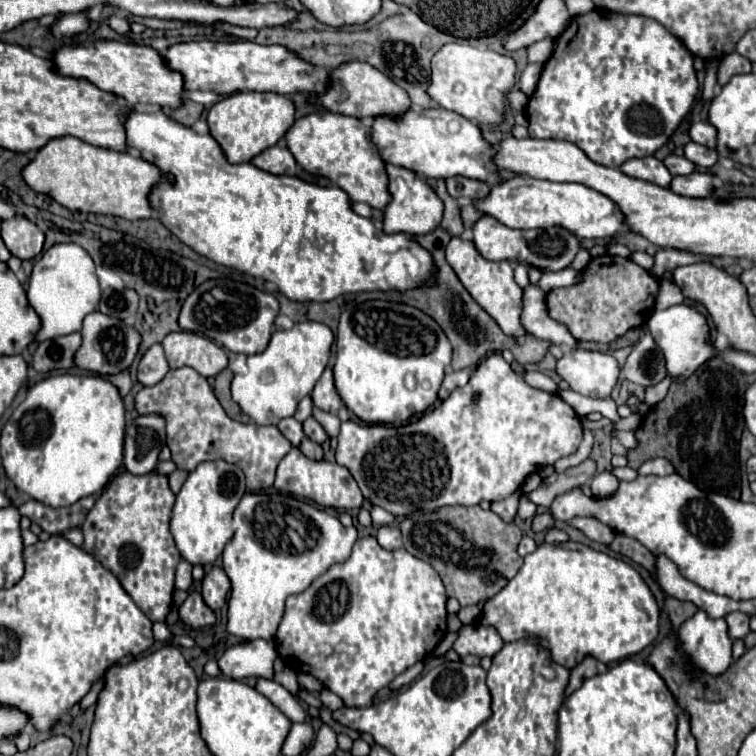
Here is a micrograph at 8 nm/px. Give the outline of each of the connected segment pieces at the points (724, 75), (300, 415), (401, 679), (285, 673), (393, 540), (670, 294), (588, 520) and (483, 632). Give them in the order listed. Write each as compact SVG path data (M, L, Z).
M731 53L717 67L719 85L725 85L737 73L751 73L751 61L739 53Z
M303 397L293 417L295 417L297 421L301 421L301 423L303 423L303 421L305 421L305 419L307 419L307 417L311 415L311 409L313 409L313 403L311 403L311 397Z
M423 659L417 661L413 667L409 667L405 673L397 675L397 677L391 681L391 689L401 689L403 685L409 685L409 683L423 671L423 667L425 667L425 661L423 661Z
M286 667L281 672L275 672L274 680L285 687L293 696L297 697L300 688L297 686L297 672L290 667Z
M385 525L385 527L379 527L377 529L377 541L383 549L389 549L389 551L395 551L395 549L401 549L403 547L403 541L401 541L401 533L397 527L393 525Z
M661 279L661 289L659 289L659 297L657 297L655 309L667 309L671 305L681 303L683 299L685 297L683 297L683 293L679 291L679 287L675 283L669 283L669 281Z
M575 517L575 519L571 521L571 525L577 527L577 529L581 529L589 539L593 539L593 541L597 541L597 543L609 545L609 543L615 539L615 531L609 529L607 525L603 525L601 521L593 519L593 517Z
M465 625L459 631L459 637L453 649L463 655L479 655L479 657L493 657L503 647L503 639L491 627L483 625Z

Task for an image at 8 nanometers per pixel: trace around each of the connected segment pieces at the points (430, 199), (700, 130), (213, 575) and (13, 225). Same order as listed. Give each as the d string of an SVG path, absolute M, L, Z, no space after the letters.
M387 165L389 173L389 193L391 193L391 203L383 211L383 231L387 235L395 233L407 233L407 235L427 235L437 229L443 217L443 203L435 195L435 191L415 173L403 167Z
M699 121L699 123L693 123L693 125L691 125L689 137L691 137L691 141L713 149L713 147L715 147L715 141L717 141L717 131L715 131L715 127L713 127L711 123Z
M213 567L201 581L201 597L213 611L221 609L227 603L229 593L229 579L221 567Z
M13 217L9 221L3 221L1 237L11 255L19 257L21 261L35 259L43 249L43 233L35 223L25 217Z

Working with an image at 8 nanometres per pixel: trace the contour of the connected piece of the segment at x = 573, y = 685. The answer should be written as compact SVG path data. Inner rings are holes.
M587 657L581 665L577 665L575 669L571 669L571 677L569 677L569 685L565 689L565 697L569 697L573 691L577 691L585 679L597 675L597 673L603 673L607 669L607 665L595 661L593 657Z

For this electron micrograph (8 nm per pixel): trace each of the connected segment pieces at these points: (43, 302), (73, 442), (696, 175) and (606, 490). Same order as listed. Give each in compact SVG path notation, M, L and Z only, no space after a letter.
M57 243L51 249L47 249L41 255L41 259L33 265L33 273L31 273L26 293L31 307L37 311L41 319L41 327L34 341L28 346L31 357L41 341L79 331L85 315L97 309L101 287L95 275L95 263L91 261L89 253L75 243Z
M49 375L29 387L25 399L15 407L1 431L1 459L7 477L15 487L47 507L67 507L75 501L97 495L123 465L125 405L119 389L101 375Z
M693 171L689 175L677 175L671 181L671 189L685 197L705 197L713 191L713 177L709 173Z
M603 471L591 479L591 491L597 497L609 497L611 493L615 493L617 485L619 485L619 479L611 471Z

